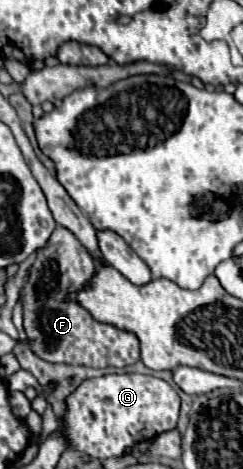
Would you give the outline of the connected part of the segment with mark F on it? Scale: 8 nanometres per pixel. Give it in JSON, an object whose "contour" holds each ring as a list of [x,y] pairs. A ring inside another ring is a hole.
{"contour":[[[57,226],[45,248],[35,254],[29,278],[21,290],[23,304],[23,330],[29,340],[29,350],[51,364],[73,364],[73,366],[129,366],[139,360],[139,340],[127,330],[99,322],[77,302],[79,290],[95,276],[95,262],[79,240]]]}

